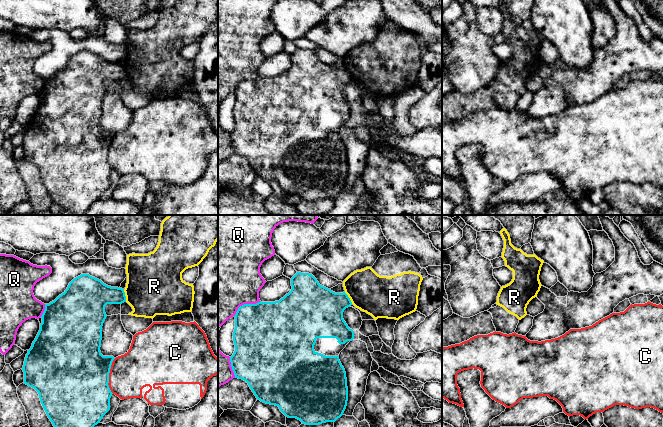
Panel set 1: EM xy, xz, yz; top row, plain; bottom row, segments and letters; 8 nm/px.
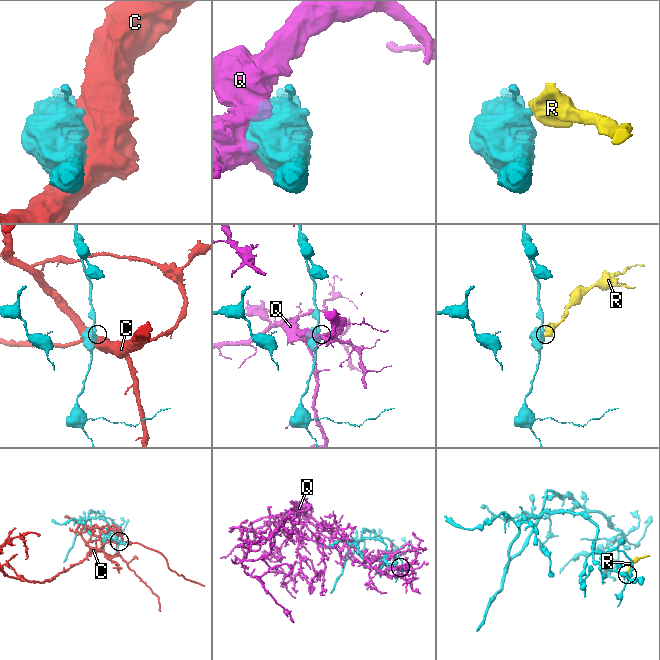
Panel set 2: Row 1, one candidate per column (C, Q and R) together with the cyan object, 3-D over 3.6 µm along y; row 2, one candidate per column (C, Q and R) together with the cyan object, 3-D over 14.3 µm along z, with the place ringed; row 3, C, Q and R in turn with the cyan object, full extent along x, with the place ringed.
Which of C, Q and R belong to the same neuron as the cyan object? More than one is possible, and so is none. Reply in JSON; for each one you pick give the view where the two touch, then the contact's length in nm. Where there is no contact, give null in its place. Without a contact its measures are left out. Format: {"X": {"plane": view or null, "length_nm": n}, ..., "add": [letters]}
{"add": []}

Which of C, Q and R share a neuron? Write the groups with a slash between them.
C / Q / R

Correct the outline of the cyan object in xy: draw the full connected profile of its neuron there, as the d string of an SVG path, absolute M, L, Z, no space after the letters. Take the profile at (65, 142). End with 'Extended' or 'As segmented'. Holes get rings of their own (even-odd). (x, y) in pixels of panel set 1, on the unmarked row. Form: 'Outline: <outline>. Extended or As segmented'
Outline: M81 50L69 59L64 69L45 80L40 106L26 130L22 144L24 160L38 168L53 202L72 215L84 215L110 186L113 169L108 159L115 134L101 130L102 102L107 93L105 82L124 78L124 65Z. As segmented

